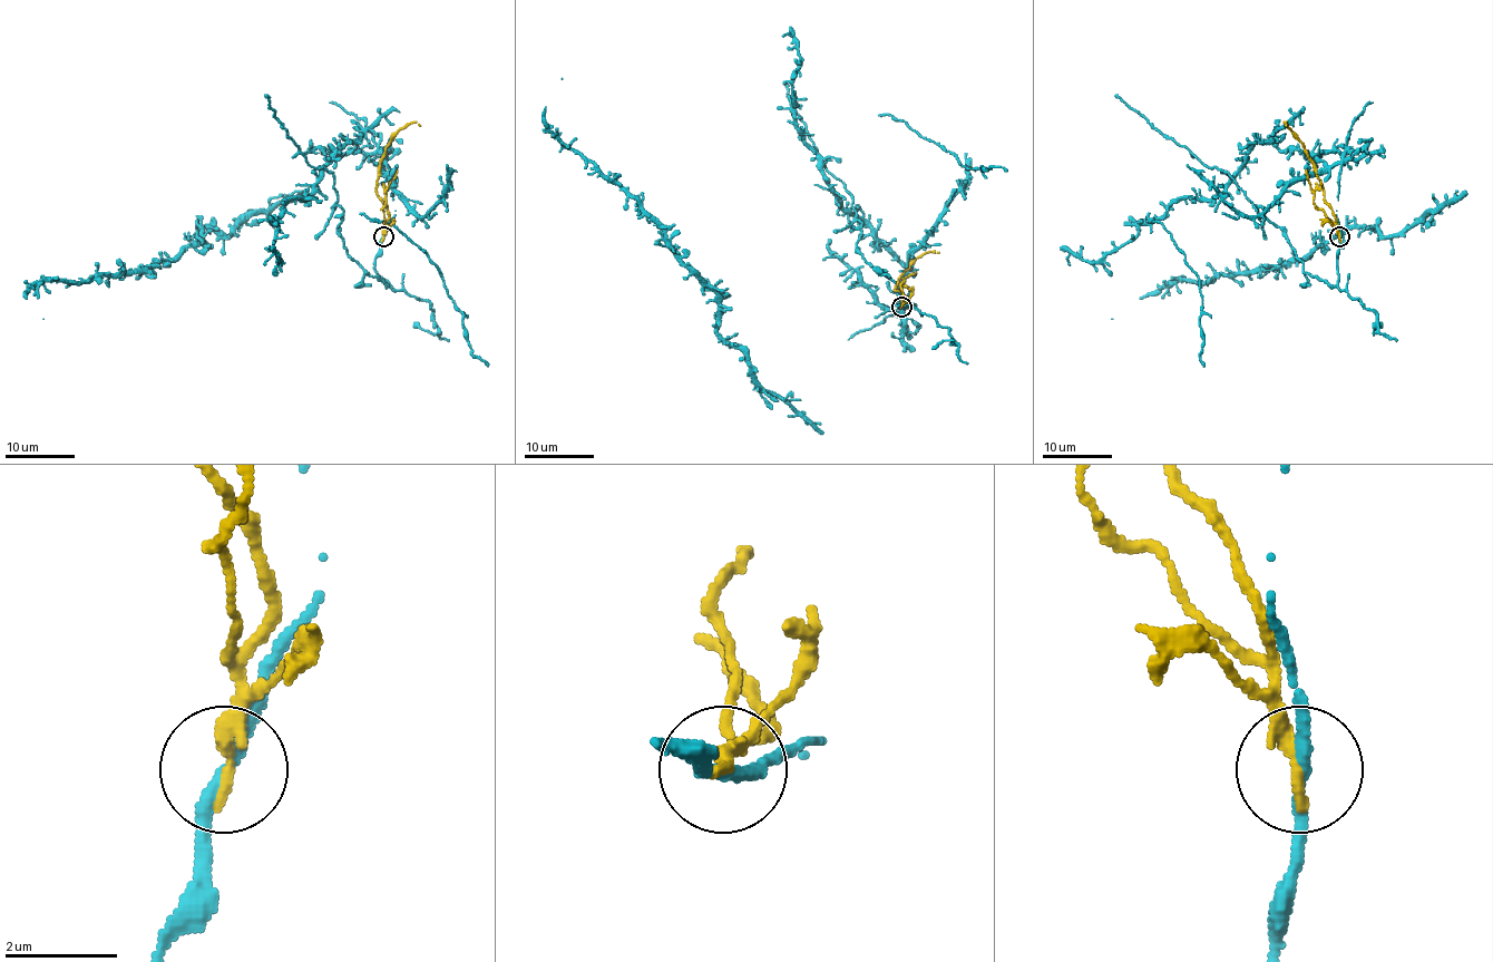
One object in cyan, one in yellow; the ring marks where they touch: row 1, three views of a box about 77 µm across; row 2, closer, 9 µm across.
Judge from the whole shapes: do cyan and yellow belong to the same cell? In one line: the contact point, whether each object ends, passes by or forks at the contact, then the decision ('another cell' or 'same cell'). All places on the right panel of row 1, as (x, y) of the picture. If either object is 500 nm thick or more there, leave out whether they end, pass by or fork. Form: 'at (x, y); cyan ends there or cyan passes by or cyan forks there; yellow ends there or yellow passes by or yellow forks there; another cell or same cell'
at (1339, 236); cyan passes by; yellow ends there; another cell

